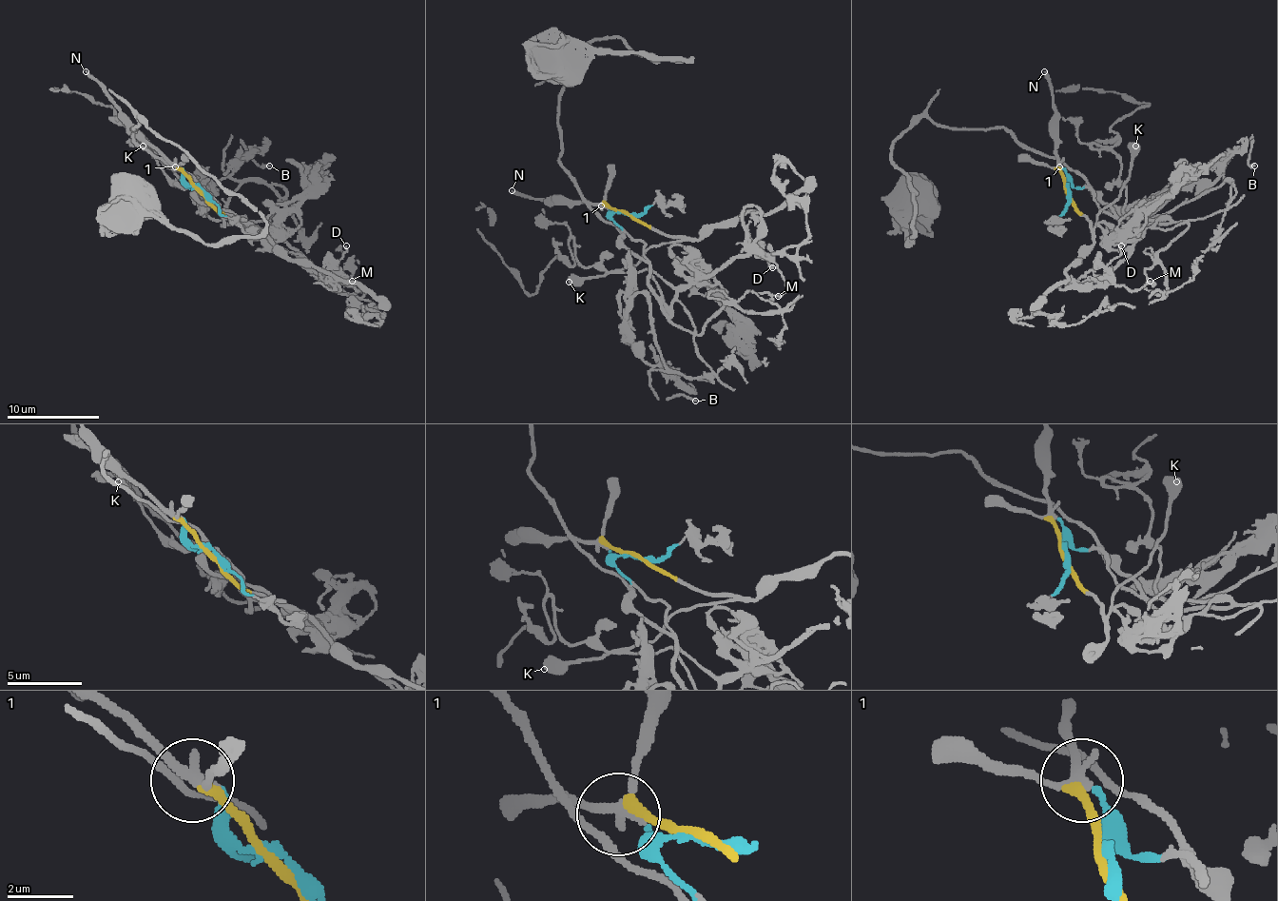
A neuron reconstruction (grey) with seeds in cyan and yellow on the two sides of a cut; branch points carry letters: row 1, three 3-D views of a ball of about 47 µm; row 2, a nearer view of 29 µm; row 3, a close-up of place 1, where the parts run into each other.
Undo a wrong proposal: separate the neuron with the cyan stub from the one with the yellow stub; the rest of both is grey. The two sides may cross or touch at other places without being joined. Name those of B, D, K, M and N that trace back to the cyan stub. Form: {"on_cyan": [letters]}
{"on_cyan": ["B", "D", "M"]}

